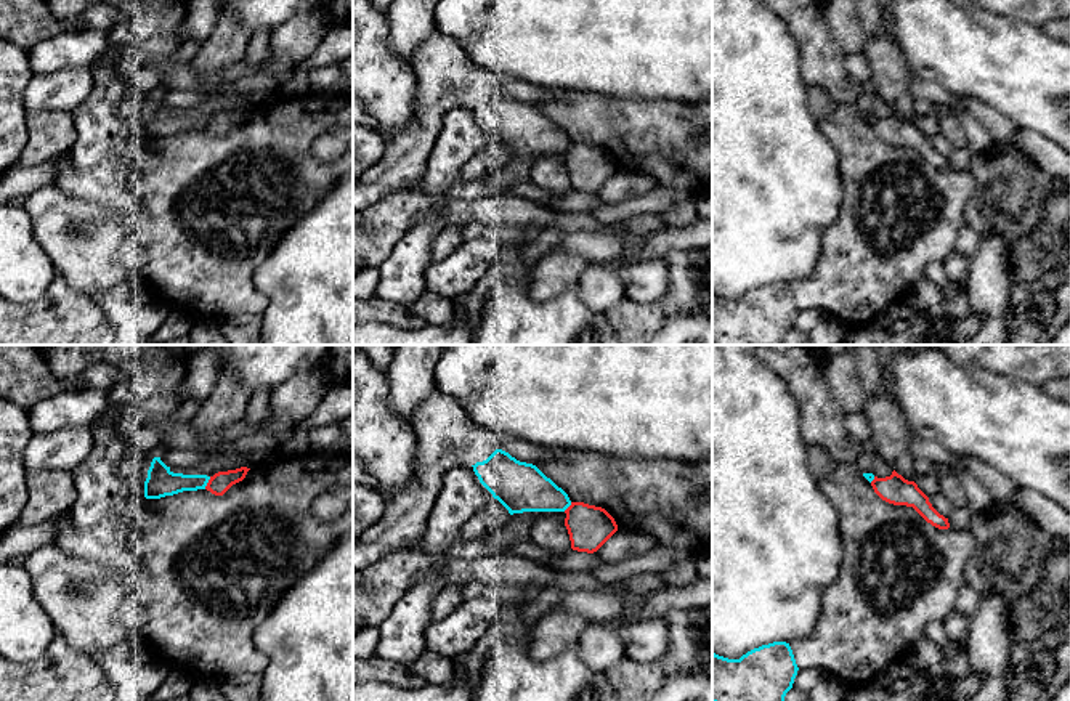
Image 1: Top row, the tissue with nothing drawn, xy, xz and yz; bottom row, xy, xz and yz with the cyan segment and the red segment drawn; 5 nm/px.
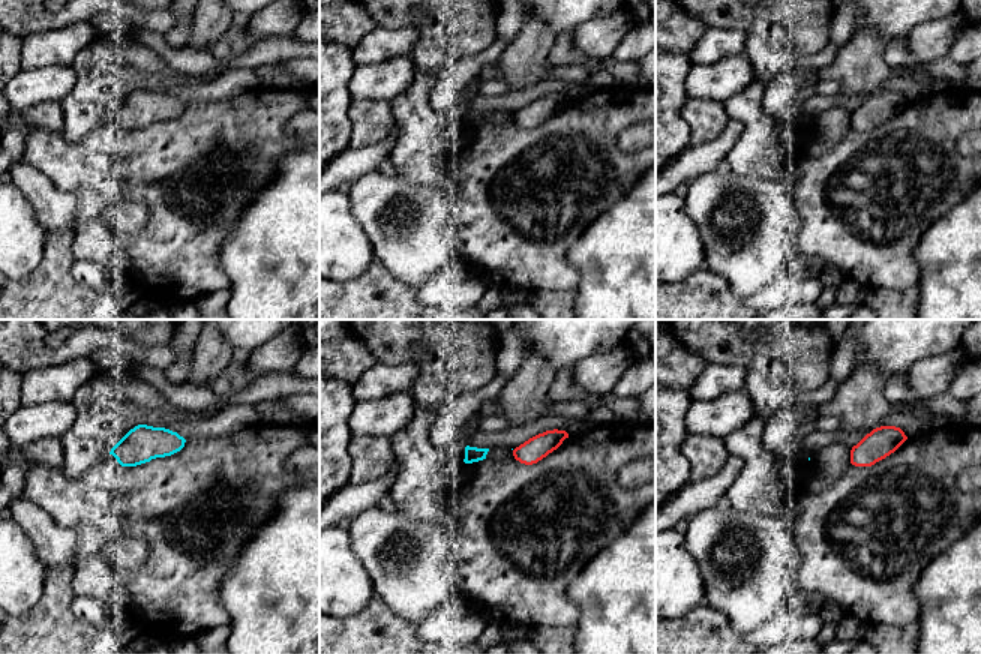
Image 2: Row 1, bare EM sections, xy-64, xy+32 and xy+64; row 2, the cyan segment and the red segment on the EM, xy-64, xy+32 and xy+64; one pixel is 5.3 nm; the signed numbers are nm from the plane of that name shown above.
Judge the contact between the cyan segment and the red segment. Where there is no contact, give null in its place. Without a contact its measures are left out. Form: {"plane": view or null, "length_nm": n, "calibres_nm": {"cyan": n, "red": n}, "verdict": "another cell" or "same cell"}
{"plane": "xy", "length_nm": 70, "calibres_nm": {"cyan": 150, "red": 100}, "verdict": "another cell"}

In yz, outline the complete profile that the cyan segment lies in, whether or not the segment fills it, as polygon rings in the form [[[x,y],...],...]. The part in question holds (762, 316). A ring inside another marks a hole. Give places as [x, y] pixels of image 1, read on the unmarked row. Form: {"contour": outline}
{"contour": [[[786,282],[762,286],[740,300],[712,294],[712,343],[784,345],[797,311]]]}

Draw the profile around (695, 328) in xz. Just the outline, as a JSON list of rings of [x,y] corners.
[[[669,314],[646,345],[712,345],[712,314]]]

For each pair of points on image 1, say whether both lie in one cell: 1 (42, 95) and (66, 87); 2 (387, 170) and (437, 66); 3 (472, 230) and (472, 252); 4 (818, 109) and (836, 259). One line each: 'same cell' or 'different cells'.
1: same cell
2: same cell
3: different cells
4: different cells

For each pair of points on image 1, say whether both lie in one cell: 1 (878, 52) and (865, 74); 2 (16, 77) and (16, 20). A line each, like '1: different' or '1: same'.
1: different
2: different

